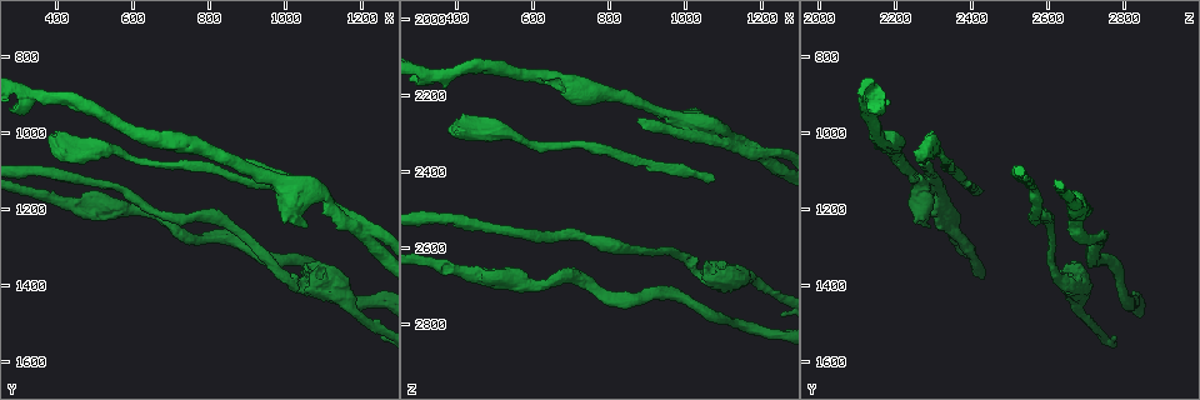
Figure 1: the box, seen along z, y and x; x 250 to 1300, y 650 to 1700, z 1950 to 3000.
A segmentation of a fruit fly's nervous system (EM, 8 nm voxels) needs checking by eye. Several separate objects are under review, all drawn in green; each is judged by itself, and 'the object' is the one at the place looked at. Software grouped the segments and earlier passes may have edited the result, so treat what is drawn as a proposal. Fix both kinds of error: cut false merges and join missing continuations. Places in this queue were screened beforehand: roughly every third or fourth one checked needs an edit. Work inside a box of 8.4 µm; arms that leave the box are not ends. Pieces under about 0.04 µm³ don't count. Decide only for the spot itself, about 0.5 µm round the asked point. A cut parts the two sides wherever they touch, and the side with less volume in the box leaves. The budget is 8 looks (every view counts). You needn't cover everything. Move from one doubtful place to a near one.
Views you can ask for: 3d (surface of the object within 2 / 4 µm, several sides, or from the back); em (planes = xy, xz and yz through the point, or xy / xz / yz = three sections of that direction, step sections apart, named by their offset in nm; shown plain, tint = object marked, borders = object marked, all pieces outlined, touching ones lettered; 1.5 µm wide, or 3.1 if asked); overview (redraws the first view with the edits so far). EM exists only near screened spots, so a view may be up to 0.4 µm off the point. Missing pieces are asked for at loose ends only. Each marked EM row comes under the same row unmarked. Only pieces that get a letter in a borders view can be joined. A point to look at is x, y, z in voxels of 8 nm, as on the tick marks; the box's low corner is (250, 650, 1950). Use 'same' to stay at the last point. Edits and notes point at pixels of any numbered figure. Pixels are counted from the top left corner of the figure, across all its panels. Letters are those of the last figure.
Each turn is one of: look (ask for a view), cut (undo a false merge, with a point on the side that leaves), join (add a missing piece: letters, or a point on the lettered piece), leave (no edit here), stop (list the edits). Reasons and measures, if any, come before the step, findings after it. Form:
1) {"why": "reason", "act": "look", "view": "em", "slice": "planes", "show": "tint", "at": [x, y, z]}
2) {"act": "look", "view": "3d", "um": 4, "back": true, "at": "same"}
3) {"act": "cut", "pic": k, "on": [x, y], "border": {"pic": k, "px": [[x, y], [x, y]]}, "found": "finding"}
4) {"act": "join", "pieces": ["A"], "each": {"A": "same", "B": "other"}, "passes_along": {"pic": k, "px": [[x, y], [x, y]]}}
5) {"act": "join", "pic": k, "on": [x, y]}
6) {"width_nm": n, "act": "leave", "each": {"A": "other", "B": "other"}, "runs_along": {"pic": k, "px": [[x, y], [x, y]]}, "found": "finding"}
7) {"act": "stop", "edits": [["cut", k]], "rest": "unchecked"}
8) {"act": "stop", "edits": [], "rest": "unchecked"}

{"why": "free end", "act": "look", "view": "em", "slice": "yz", "step": 4, "show": "borders", "at": [1080, 1160, 2425]}

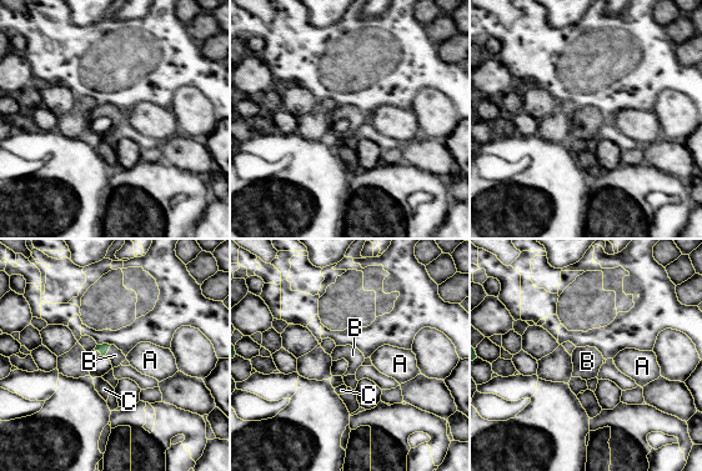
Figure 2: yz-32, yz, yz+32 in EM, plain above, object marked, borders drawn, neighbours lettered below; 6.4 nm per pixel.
{"why": "cut it another way", "act": "look", "view": "em", "slice": "planes", "show": "borders", "at": "same"}

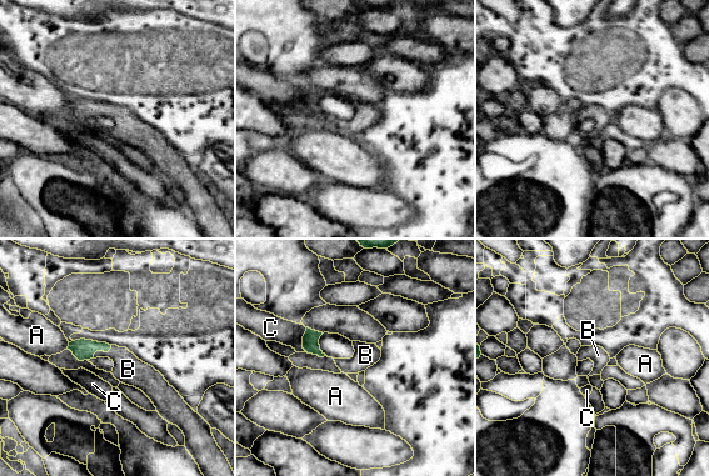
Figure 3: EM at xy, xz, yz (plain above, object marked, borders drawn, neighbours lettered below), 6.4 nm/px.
{"longest_contact_nm": ["C", 160], "act": "join", "pieces": ["B"], "each": {"A": "other", "B": "same", "C": "other"}, "found": "the neuron continues"}

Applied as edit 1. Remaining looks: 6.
{"act": "look", "view": "overview"}

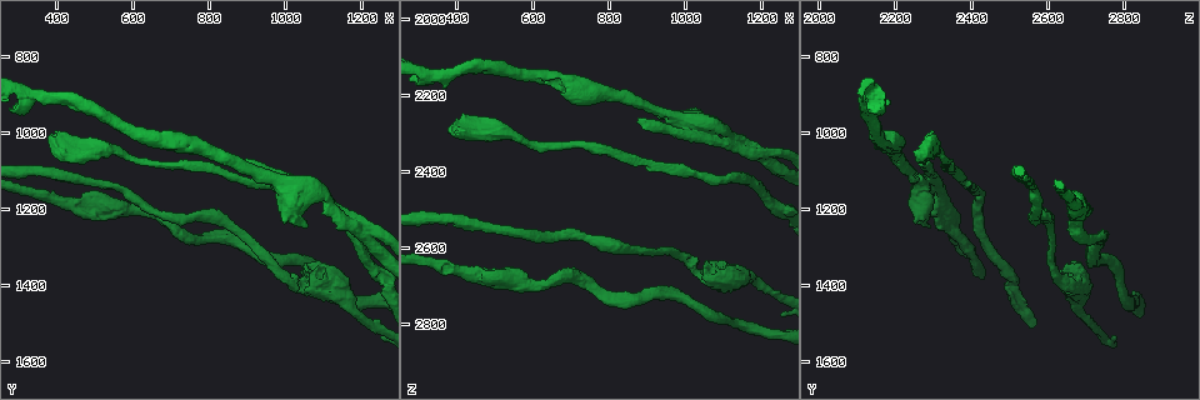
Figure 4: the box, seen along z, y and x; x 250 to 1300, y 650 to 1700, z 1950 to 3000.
{"why": "sudden change in width", "act": "look", "view": "3d", "um": 4, "at": [605, 1205, 2700]}

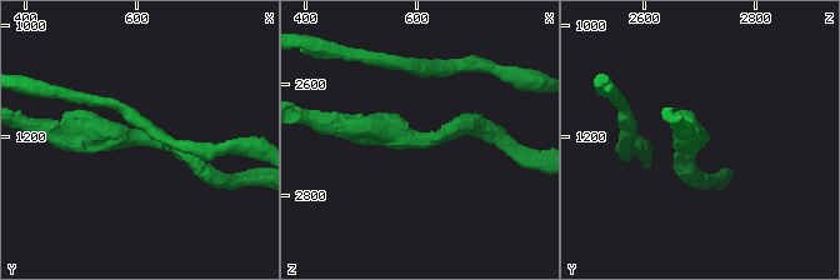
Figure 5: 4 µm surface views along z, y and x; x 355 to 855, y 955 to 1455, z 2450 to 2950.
{"arm_widths_nm": [220, 400], "why": "shape alone is not enough", "act": "look", "view": "em", "slice": "xy", "step": 4, "show": "tint", "at": [605, 1195, 2700]}

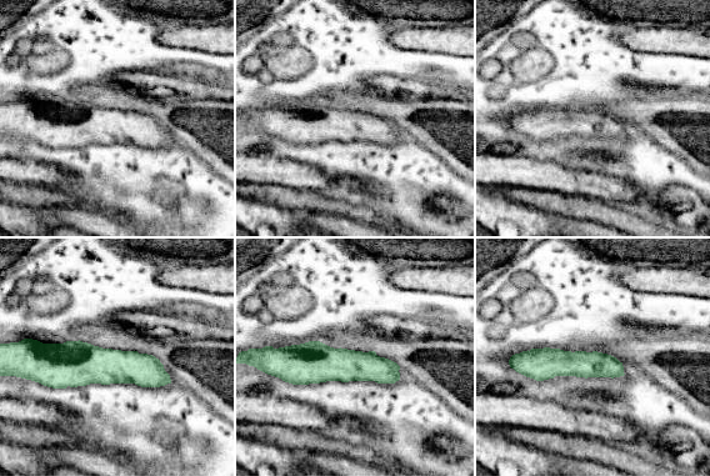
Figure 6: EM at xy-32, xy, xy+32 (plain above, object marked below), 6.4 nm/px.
{"act": "look", "view": "em", "slice": "xy", "step": 4, "show": "borders", "at": "same"}

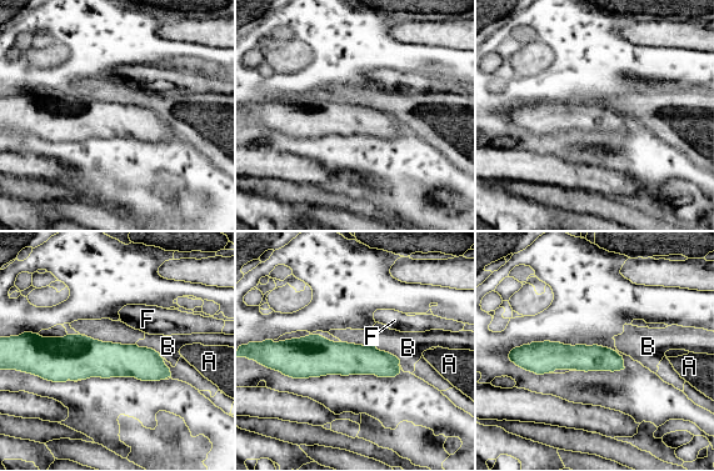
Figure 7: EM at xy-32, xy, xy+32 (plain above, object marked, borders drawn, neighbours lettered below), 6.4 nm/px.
{"act": "leave", "each": {"A": "other", "B": "other", "F": "other"}, "runs_along": {"pic": 7, "px": [[38, 345], [166, 374]]}, "found": "one neuron here"}

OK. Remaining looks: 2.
{"act": "stop", "edits": [["join", 3]], "rest": "unchecked"}

